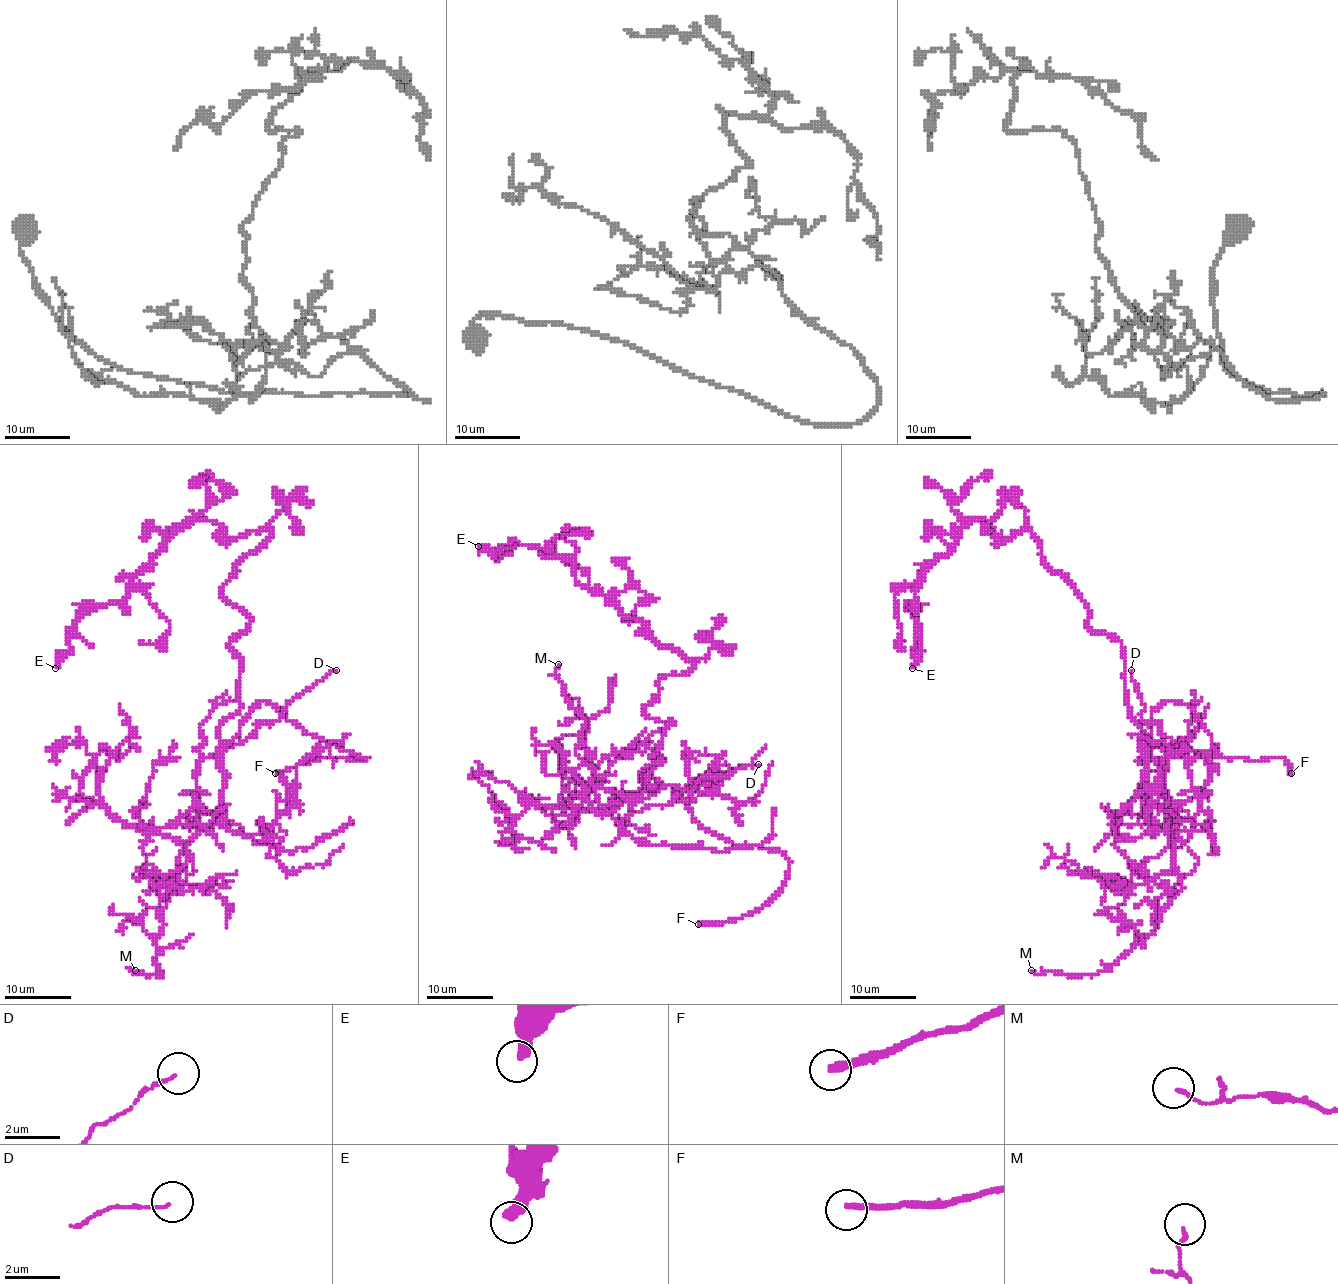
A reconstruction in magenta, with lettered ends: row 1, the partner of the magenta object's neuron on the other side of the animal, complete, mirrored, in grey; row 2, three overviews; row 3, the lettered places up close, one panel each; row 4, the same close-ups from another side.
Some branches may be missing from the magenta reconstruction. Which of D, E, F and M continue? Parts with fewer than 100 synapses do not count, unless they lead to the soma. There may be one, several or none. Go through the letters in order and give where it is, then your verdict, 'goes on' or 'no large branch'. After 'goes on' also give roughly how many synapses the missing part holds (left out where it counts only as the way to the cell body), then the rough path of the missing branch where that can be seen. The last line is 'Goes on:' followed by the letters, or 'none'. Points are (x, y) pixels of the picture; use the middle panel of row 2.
D: at (758, 764); no large branch
E: at (478, 546); no large branch
F: at (698, 924); goes on; missing branch runs (698, 924), (561, 911), (548, 906), (499, 904), (484, 891), (481, 893)
M: at (558, 664); no large branch
Goes on: F

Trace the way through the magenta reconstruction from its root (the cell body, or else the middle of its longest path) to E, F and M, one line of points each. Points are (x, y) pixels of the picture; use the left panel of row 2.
E: (232, 640), (250, 618), (222, 586), (270, 531), (229, 541), (189, 520), (120, 601), (77, 622), (55, 668)
F: (232, 640), (239, 708), (219, 728), (219, 763), (260, 702), (367, 757), (324, 757), (275, 773)
M: (232, 640), (240, 687), (219, 728), (224, 815), (180, 855), (185, 880), (152, 938), (162, 975), (135, 970)

